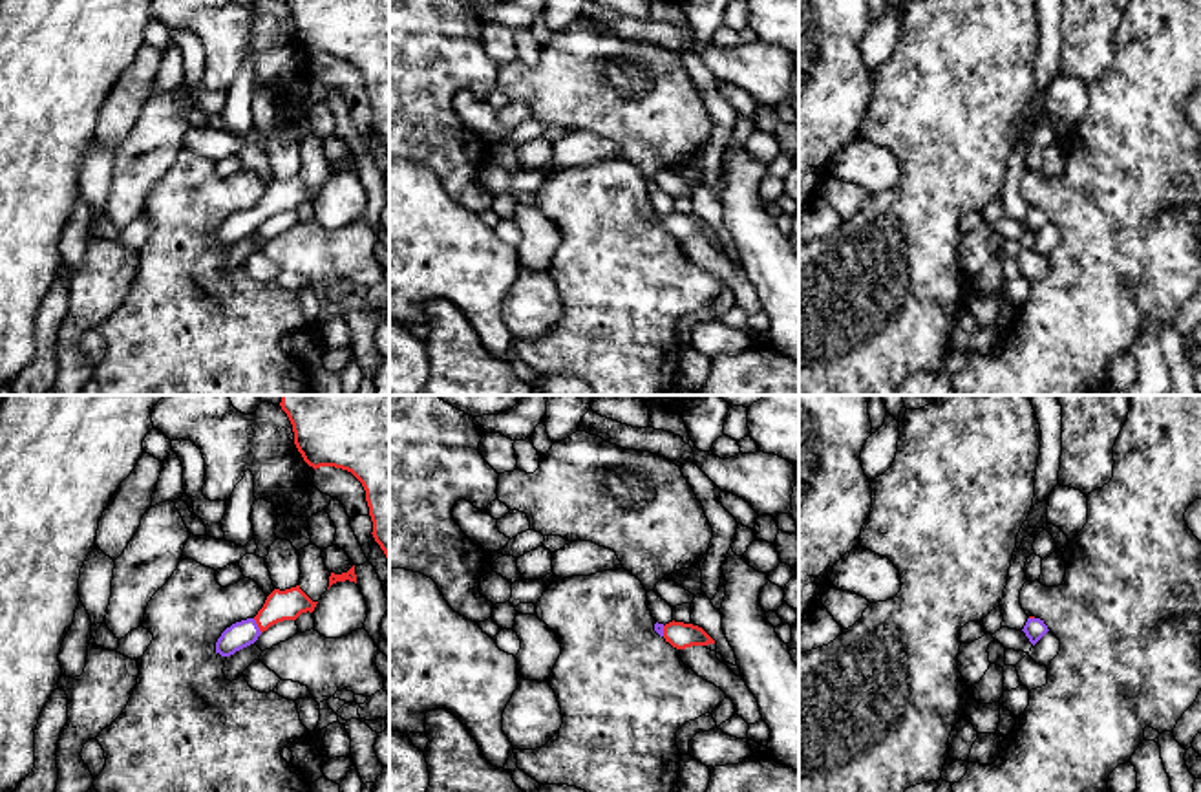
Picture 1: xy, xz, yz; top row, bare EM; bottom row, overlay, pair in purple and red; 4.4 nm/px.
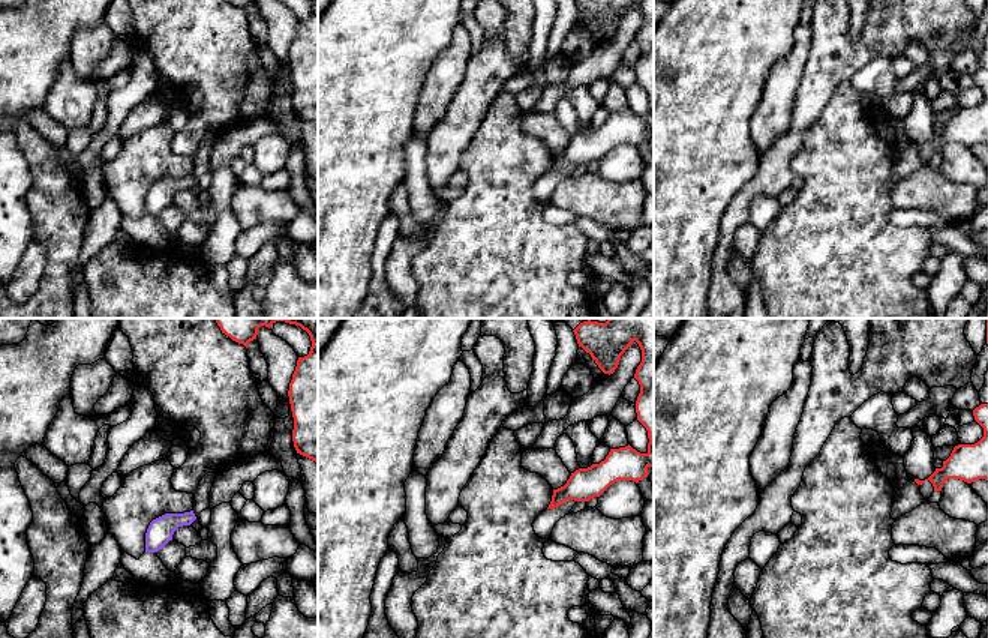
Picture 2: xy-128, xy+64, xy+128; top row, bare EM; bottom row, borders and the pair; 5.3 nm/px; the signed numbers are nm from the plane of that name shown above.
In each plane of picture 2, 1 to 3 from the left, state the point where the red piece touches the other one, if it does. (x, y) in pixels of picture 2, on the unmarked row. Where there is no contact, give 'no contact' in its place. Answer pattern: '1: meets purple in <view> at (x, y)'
1: no contact
2: no contact
3: no contact

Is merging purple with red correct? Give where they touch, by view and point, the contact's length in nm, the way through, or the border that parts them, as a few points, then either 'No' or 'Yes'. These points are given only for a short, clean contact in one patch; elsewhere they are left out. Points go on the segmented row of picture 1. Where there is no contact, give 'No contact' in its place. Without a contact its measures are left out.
Touches purple at xy (256, 626). Shared border 80 nm. Path across: xy (244, 633), (256, 626), (278, 606), (289, 604). Yes

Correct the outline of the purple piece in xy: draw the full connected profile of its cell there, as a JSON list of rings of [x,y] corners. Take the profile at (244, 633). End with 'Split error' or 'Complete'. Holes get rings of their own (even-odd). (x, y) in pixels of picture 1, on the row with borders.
[[[300,585],[280,591],[274,589],[254,618],[247,618],[227,627],[216,642],[216,653],[230,657],[236,651],[254,644],[271,626],[283,620],[296,620],[302,613],[313,613],[318,602],[313,602]]]. Split error

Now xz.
[[[684,622],[654,624],[654,631],[665,638],[673,648],[686,649],[691,646],[707,646],[715,640],[698,626]]]. Split error

